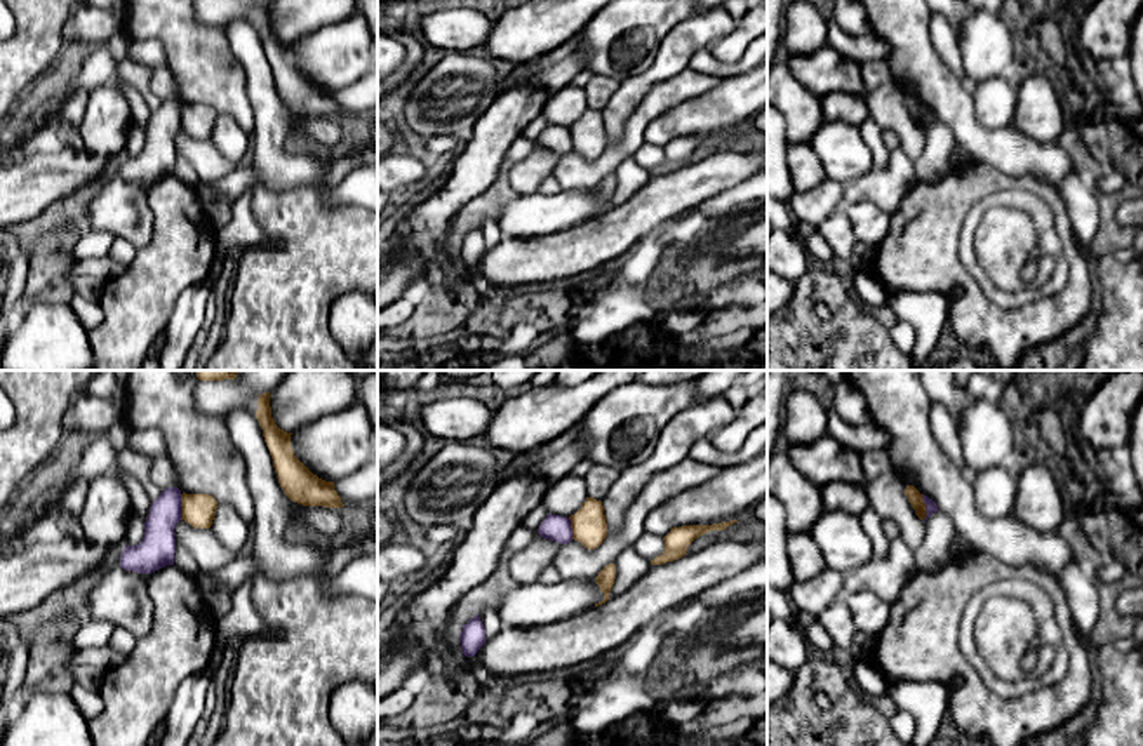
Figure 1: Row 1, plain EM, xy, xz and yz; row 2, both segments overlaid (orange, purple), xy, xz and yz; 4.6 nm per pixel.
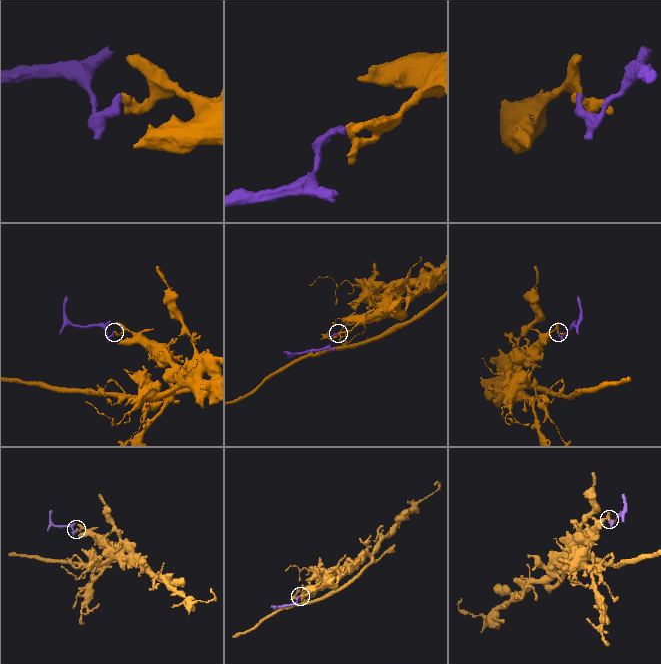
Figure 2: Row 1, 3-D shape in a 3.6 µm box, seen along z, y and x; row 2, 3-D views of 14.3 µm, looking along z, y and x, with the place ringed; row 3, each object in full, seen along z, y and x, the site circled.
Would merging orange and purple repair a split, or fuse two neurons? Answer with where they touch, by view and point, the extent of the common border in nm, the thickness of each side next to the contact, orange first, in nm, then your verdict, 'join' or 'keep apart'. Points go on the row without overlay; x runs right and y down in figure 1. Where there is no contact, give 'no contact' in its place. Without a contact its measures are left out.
yz (924, 119) | 130 nm | 70/50 nm | keep apart

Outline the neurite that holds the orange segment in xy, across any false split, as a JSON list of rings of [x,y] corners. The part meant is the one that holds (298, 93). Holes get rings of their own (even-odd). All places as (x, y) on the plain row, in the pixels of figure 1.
[[[270,2],[257,7],[256,30],[284,104],[303,117],[343,118],[334,92],[318,89],[294,66],[291,59],[292,43],[280,40],[271,28]]]

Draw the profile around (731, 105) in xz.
[[[767,61],[724,77],[713,89],[665,111],[647,125],[645,141],[665,148],[673,137],[741,130],[765,104]]]

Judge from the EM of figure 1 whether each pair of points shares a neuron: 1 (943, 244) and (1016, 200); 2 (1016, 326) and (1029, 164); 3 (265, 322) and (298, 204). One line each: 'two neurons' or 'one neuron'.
1: two neurons
2: two neurons
3: one neuron

